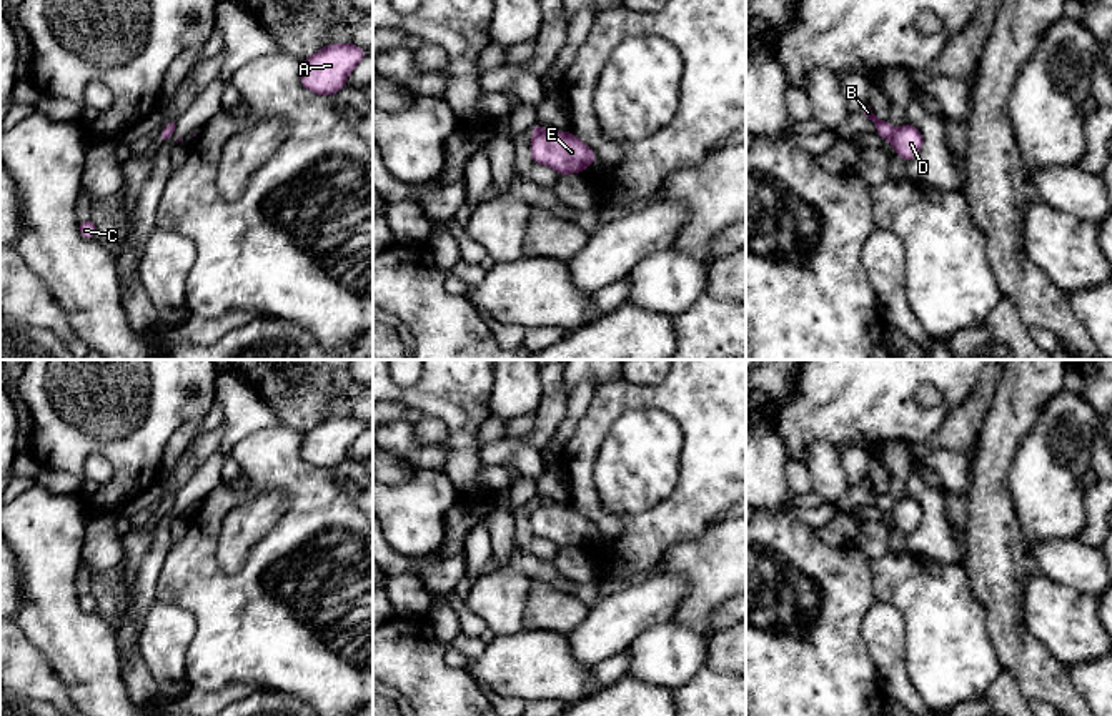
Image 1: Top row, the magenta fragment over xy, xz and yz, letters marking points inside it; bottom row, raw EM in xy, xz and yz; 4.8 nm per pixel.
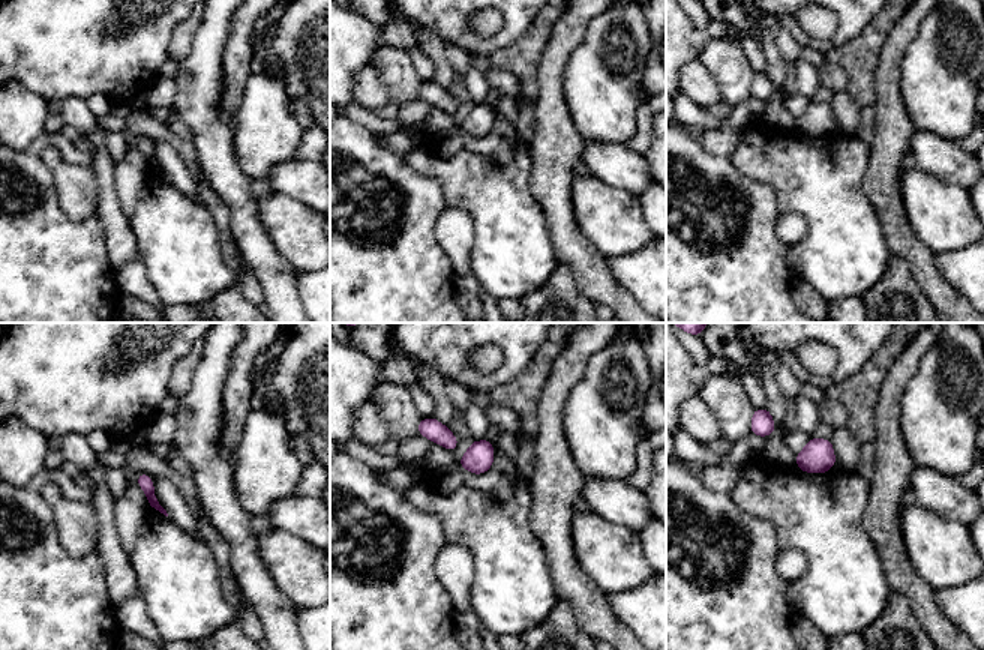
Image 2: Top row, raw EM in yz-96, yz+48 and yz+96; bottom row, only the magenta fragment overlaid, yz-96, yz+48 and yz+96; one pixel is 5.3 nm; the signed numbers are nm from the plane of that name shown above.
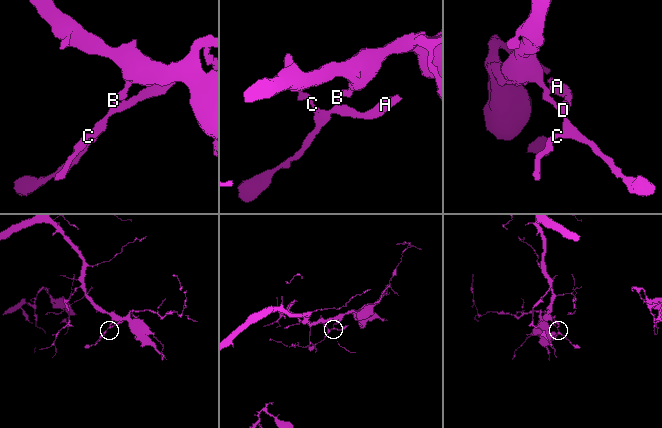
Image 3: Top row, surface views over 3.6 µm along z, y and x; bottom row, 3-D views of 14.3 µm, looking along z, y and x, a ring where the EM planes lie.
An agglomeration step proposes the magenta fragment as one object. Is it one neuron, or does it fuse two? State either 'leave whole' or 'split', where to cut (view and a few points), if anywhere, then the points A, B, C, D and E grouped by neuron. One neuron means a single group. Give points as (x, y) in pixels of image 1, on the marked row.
split | yz (894, 130), (889, 139) | A C D E / B

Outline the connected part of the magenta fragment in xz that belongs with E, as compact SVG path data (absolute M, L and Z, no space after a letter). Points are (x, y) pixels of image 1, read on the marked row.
M556 130L533 133L531 157L559 175L581 173L596 162L596 153L571 132Z

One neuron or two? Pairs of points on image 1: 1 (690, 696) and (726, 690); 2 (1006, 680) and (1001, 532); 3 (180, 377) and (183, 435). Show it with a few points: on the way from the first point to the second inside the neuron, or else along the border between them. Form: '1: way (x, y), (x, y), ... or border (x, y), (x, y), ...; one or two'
1: way (698, 696), (718, 696); one
2: border (1004, 670), (1012, 676), (1026, 698); two
3: border (200, 417), (188, 418), (177, 428), (162, 457); two

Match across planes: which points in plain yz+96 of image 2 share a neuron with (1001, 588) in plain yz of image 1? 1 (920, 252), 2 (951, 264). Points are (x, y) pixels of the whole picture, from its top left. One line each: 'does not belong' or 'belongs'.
1: belongs
2: does not belong

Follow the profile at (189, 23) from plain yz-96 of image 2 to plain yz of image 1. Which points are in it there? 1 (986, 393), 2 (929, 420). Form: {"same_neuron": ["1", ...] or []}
{"same_neuron": ["1"]}

